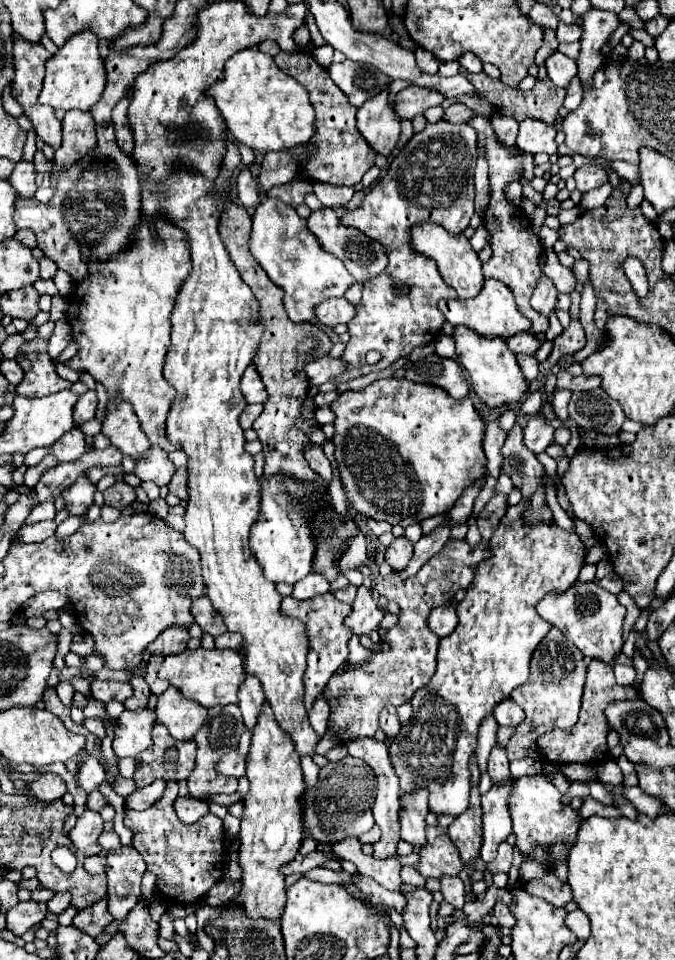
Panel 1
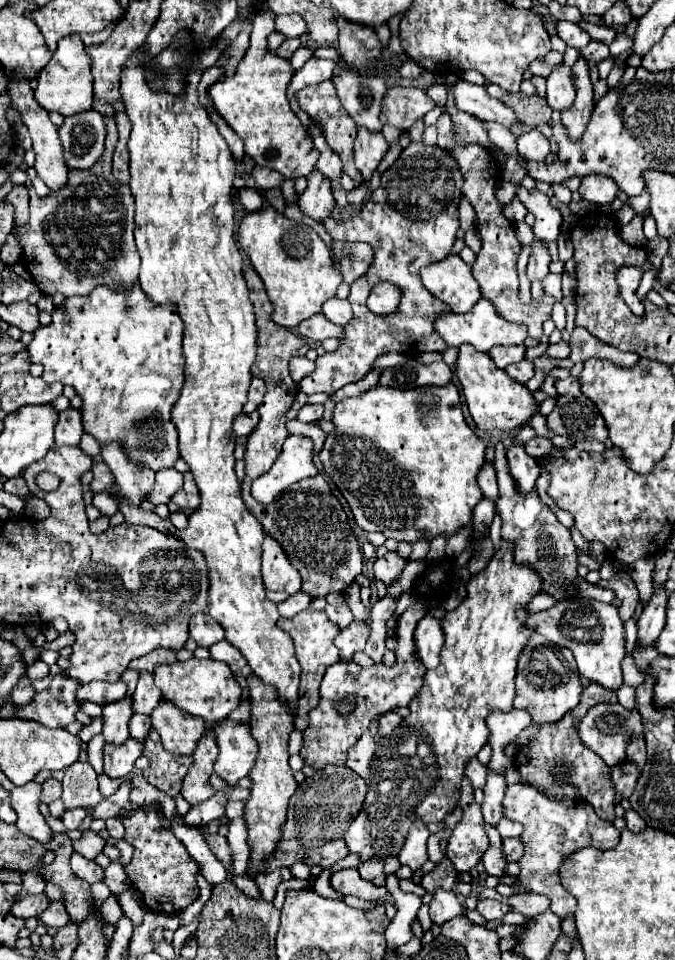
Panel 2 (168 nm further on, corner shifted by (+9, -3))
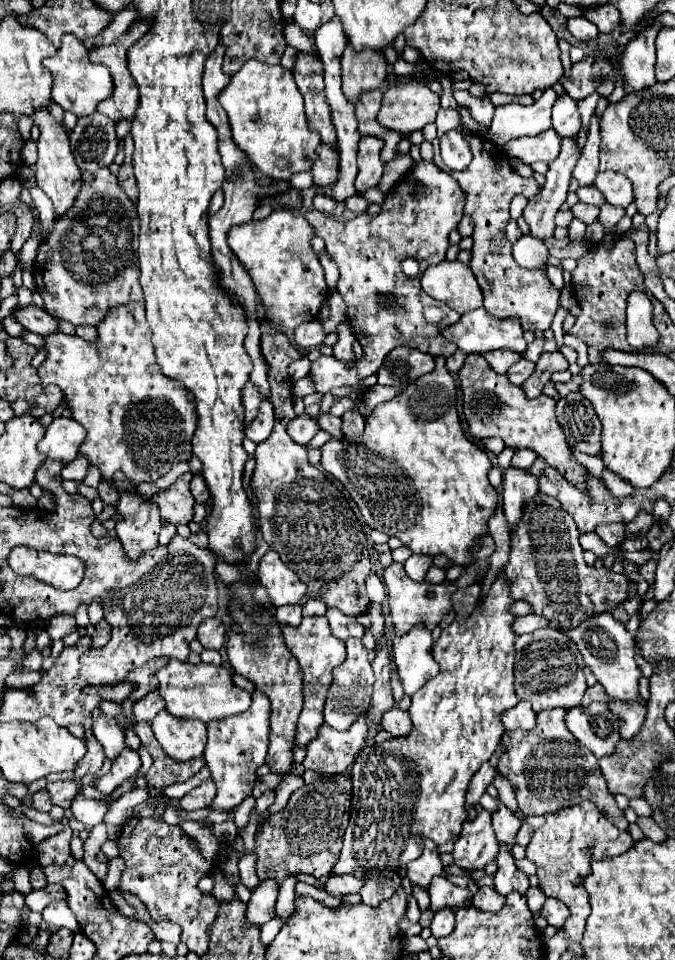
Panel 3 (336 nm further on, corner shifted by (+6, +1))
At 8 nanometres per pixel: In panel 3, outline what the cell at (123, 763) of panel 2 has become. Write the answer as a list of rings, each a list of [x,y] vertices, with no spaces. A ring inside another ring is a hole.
[[[124,748],[122,754],[112,762],[110,772],[96,782],[96,790],[104,796],[110,796],[116,788],[120,788],[128,778],[132,778],[140,770],[140,764],[142,762],[140,762],[138,752]]]

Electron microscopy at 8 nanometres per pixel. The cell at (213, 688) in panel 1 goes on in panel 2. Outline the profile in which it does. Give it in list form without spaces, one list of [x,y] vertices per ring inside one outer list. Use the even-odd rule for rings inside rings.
[[[189,658],[185,662],[175,664],[159,664],[153,672],[155,684],[161,688],[163,698],[171,700],[177,708],[203,718],[205,722],[219,722],[225,720],[231,710],[239,706],[241,698],[241,686],[233,678],[233,672],[229,664],[207,658]]]

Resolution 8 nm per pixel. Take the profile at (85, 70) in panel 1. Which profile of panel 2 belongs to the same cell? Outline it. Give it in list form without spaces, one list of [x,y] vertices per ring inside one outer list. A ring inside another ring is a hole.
[[[65,36],[59,40],[59,48],[53,58],[37,76],[35,100],[47,112],[59,112],[63,116],[73,116],[77,112],[91,110],[93,106],[93,76],[89,68],[89,56],[85,52],[83,40],[79,36]]]

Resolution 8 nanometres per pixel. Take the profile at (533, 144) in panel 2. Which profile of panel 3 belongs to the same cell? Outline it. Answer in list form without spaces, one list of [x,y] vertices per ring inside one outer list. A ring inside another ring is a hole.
[[[552,128],[548,132],[542,132],[540,136],[520,136],[516,140],[510,140],[504,150],[508,156],[512,158],[520,158],[526,164],[534,164],[534,162],[552,162],[558,152],[560,152],[560,136],[556,136],[556,132],[552,132]]]

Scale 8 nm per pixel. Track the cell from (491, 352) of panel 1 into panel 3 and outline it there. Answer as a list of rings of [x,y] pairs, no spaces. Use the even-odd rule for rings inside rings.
[[[472,354],[466,358],[464,366],[458,372],[458,380],[462,388],[464,418],[474,438],[482,440],[496,436],[504,440],[506,448],[530,448],[548,466],[556,468],[570,484],[580,490],[586,490],[588,470],[574,458],[570,446],[566,444],[562,428],[558,426],[554,416],[556,402],[552,398],[544,394],[540,394],[538,398],[524,396],[524,390],[520,386],[514,386],[506,376],[492,372],[492,368],[488,368],[488,362],[480,354]]]

